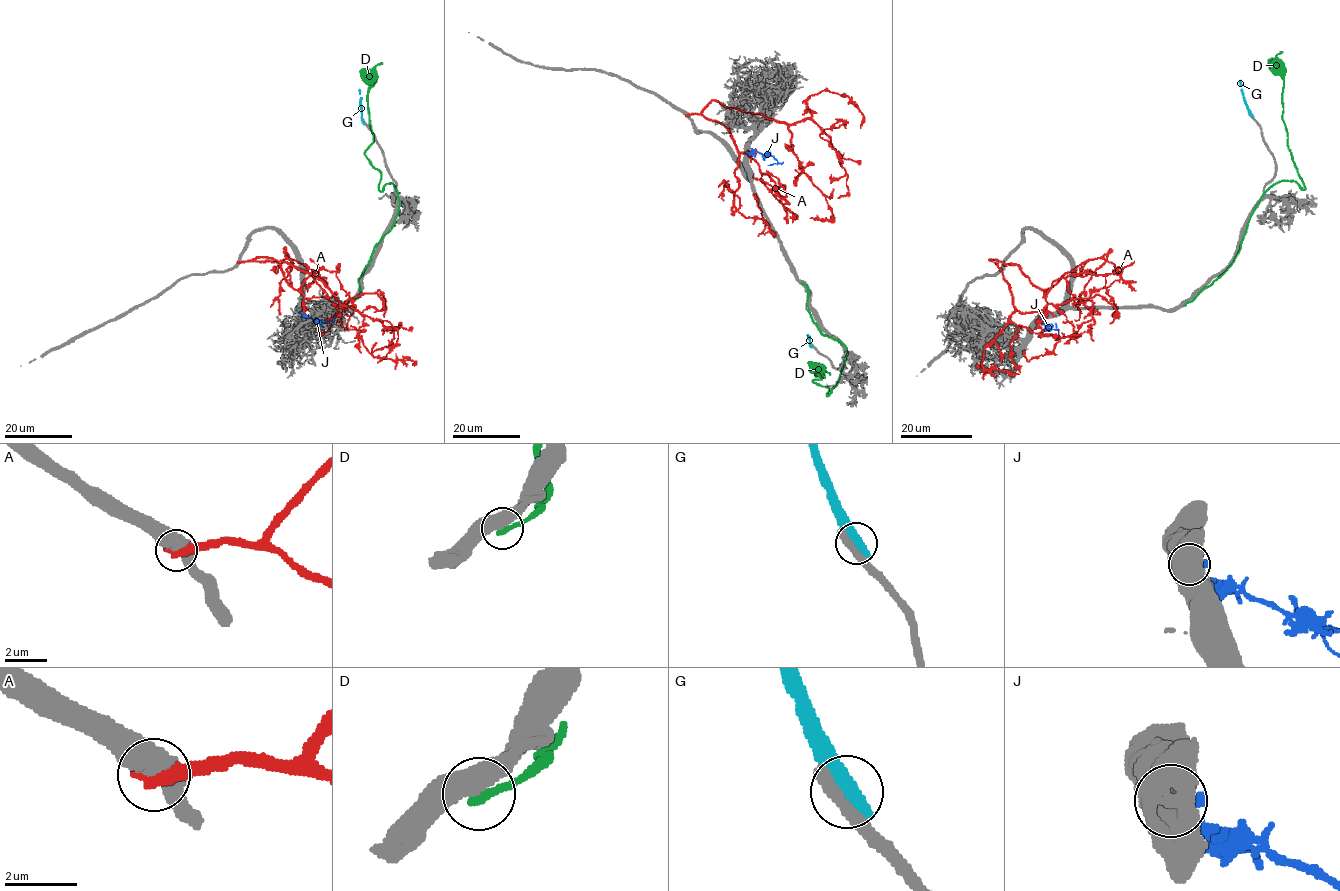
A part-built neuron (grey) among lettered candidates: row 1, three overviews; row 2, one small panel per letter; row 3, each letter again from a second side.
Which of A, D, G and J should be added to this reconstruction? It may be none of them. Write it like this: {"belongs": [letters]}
{"belongs": []}

